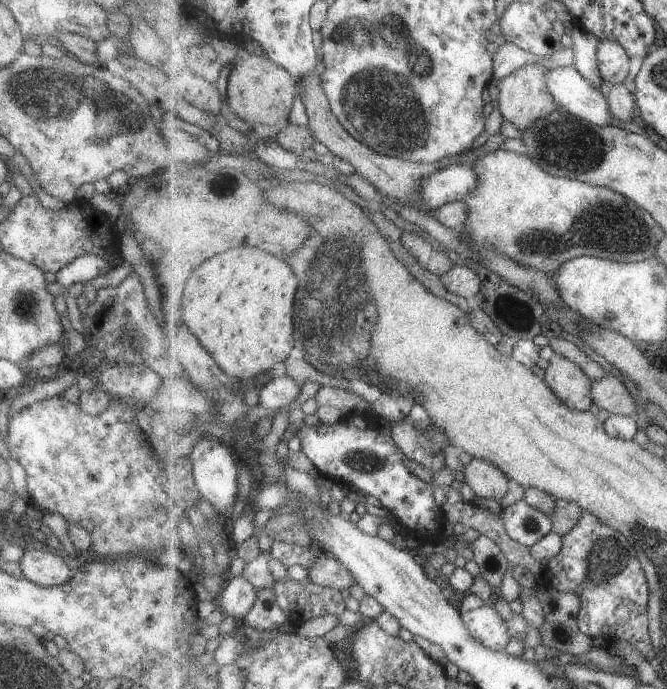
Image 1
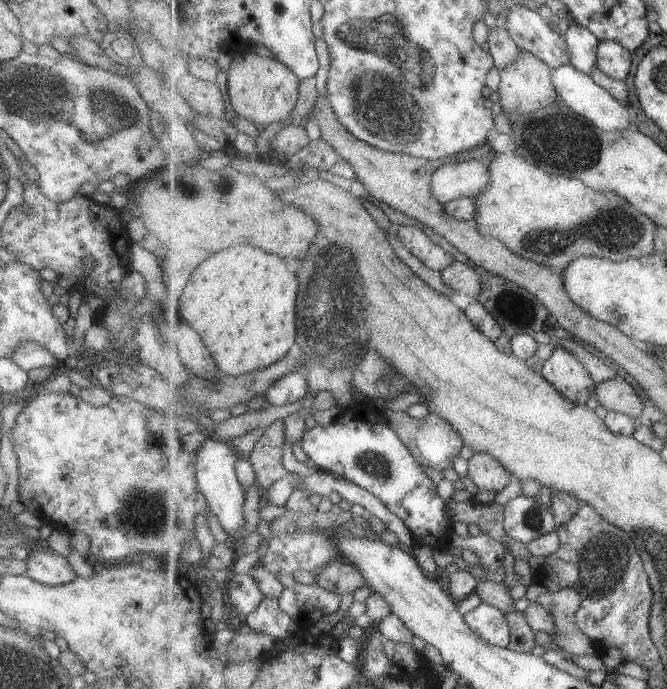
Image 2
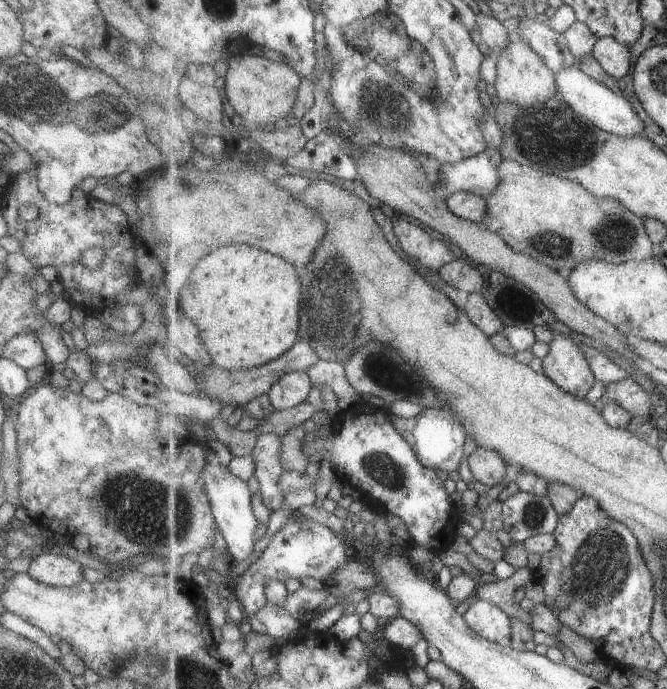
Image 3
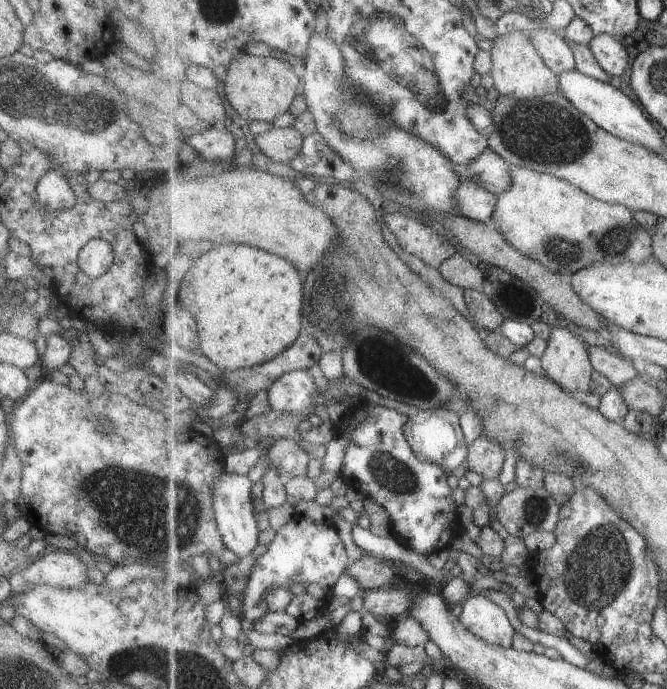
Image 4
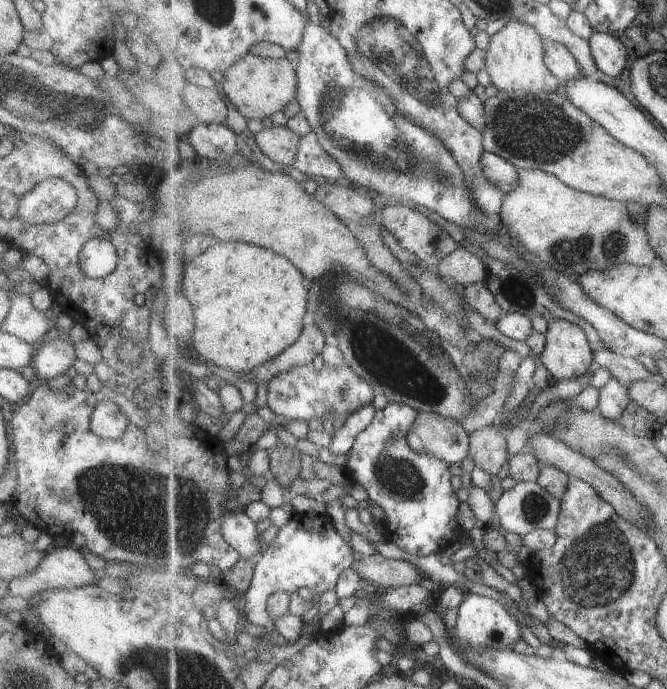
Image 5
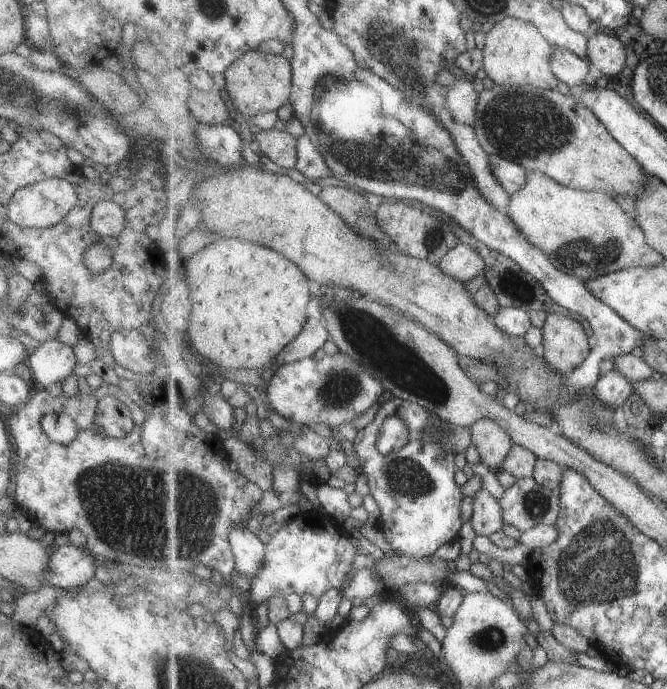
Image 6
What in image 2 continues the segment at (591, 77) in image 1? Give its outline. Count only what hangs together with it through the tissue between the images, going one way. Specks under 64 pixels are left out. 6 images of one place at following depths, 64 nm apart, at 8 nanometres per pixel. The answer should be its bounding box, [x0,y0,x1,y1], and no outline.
[563,22,601,74]

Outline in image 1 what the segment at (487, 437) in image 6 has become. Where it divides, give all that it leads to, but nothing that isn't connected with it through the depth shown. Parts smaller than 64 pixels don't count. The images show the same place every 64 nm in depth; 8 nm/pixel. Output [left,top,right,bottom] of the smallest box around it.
[463,457,511,502]

